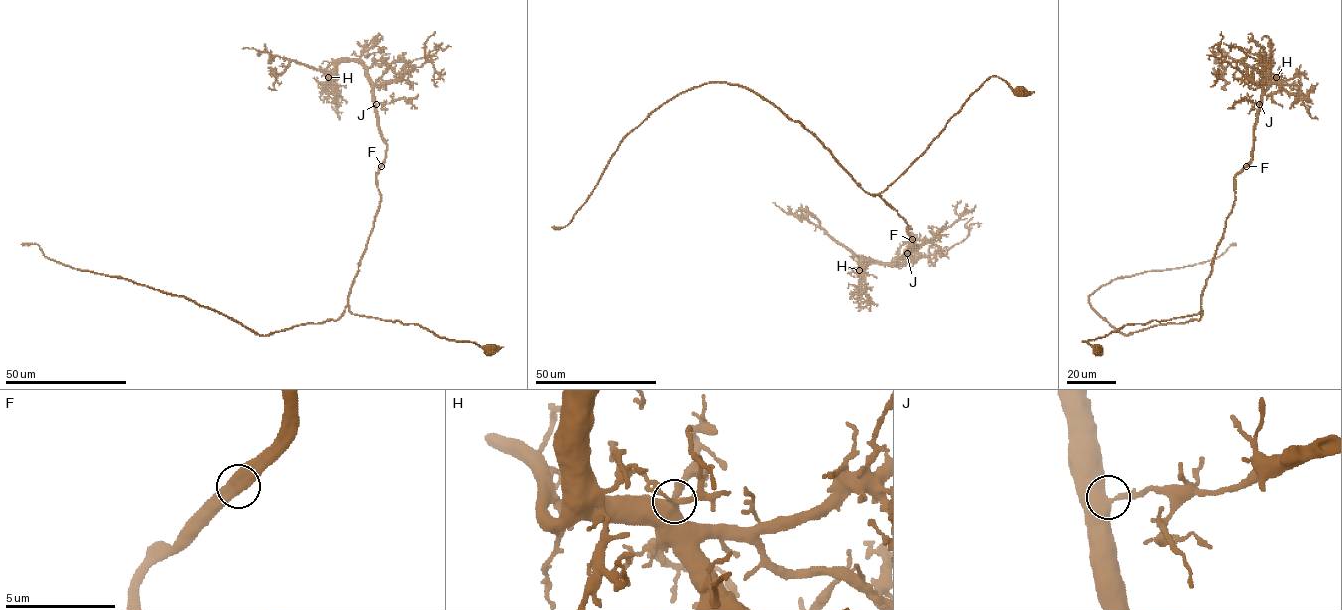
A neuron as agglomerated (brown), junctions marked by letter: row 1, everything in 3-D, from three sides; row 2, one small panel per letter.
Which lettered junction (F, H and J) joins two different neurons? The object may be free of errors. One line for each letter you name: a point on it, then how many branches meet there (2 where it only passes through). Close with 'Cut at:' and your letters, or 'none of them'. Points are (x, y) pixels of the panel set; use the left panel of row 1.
Cut at: none of them

